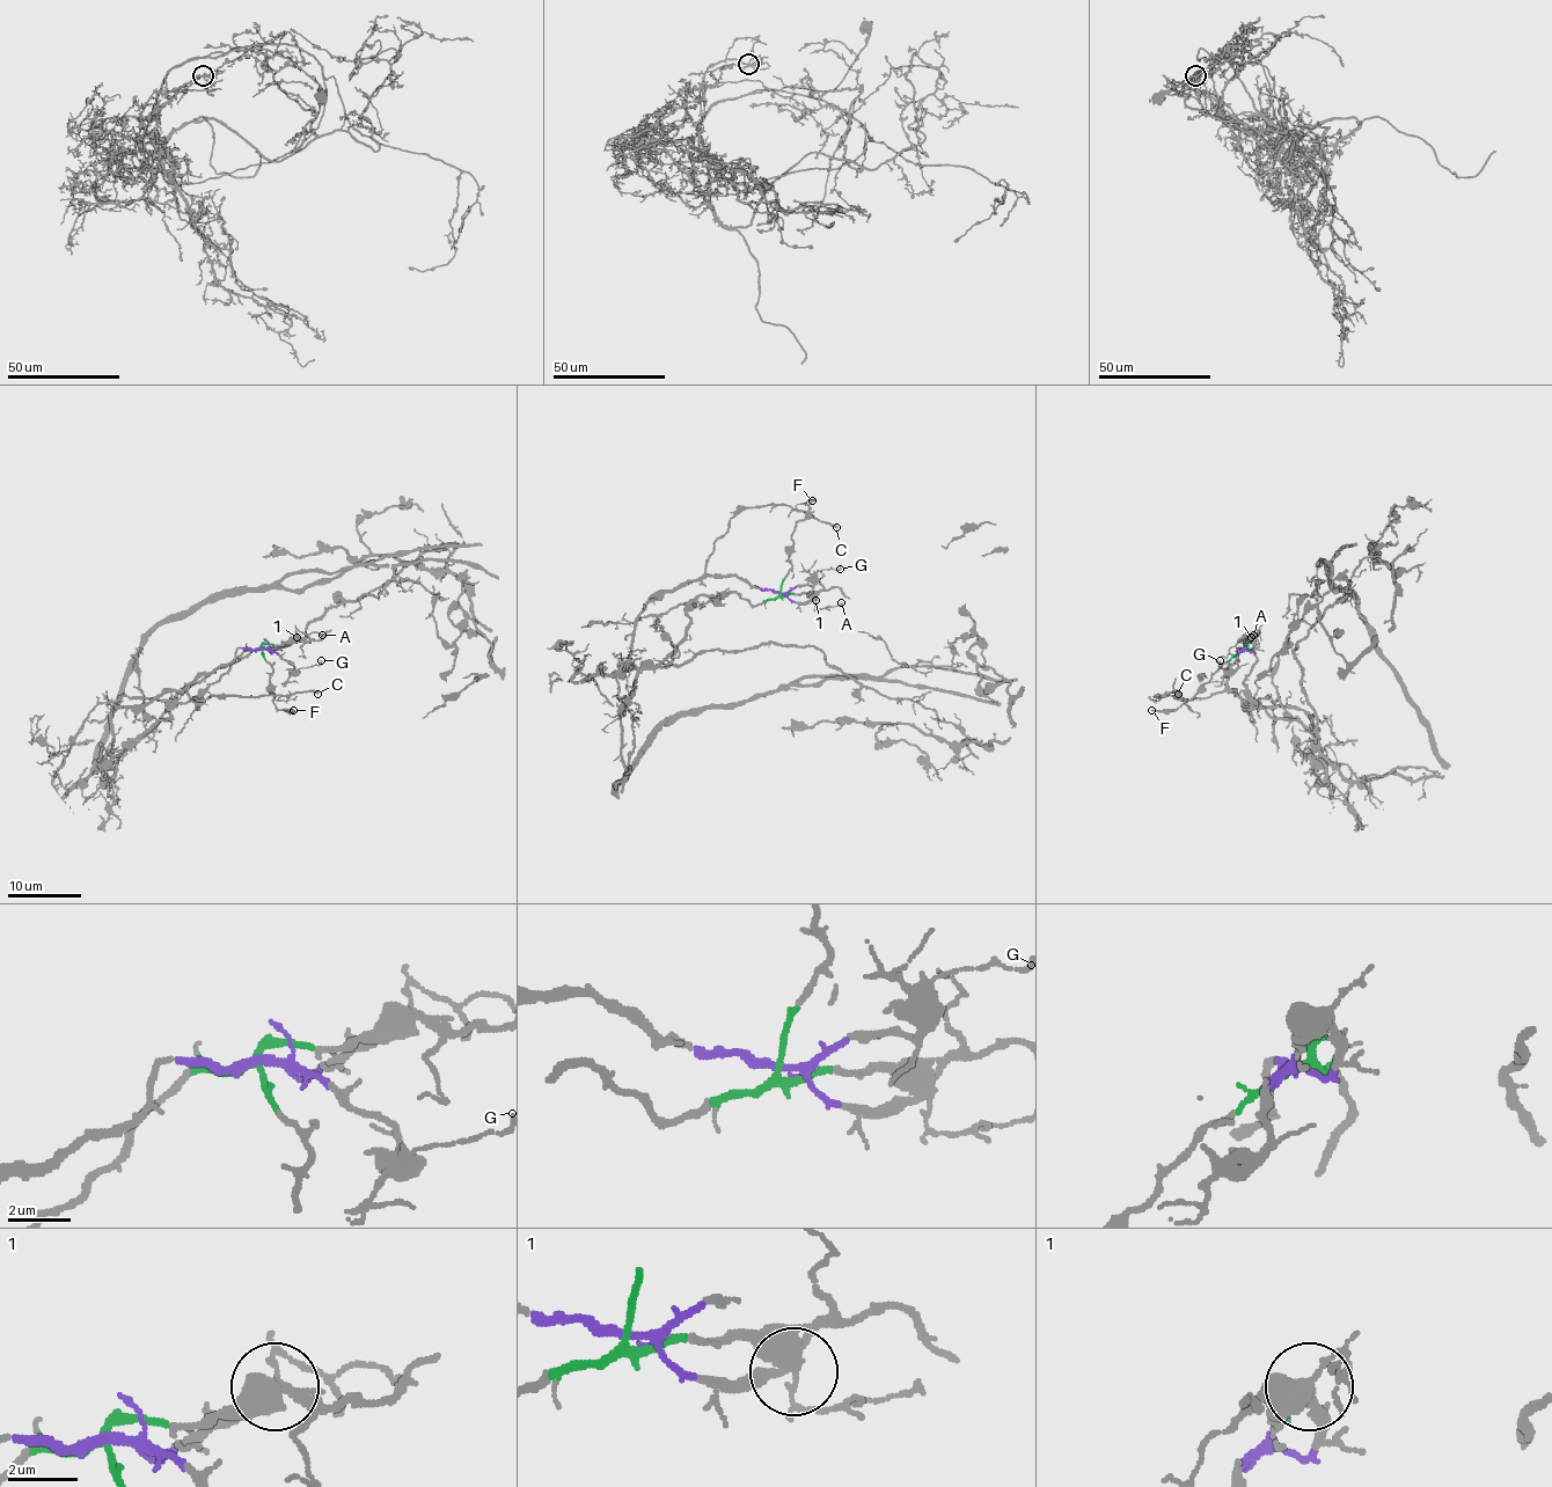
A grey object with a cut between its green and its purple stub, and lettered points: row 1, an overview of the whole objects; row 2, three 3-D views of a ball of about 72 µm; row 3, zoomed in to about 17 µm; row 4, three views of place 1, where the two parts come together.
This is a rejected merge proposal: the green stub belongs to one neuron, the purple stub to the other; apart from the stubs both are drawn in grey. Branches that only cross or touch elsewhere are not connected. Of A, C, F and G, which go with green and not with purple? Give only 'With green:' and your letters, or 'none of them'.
With green: A, F

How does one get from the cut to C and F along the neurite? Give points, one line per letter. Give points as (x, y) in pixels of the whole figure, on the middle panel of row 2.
C: (780, 592), (705, 570), (731, 520), (749, 507), (790, 505), (836, 527)
F: (780, 592), (792, 566), (788, 548), (793, 527), (805, 517), (812, 499)

